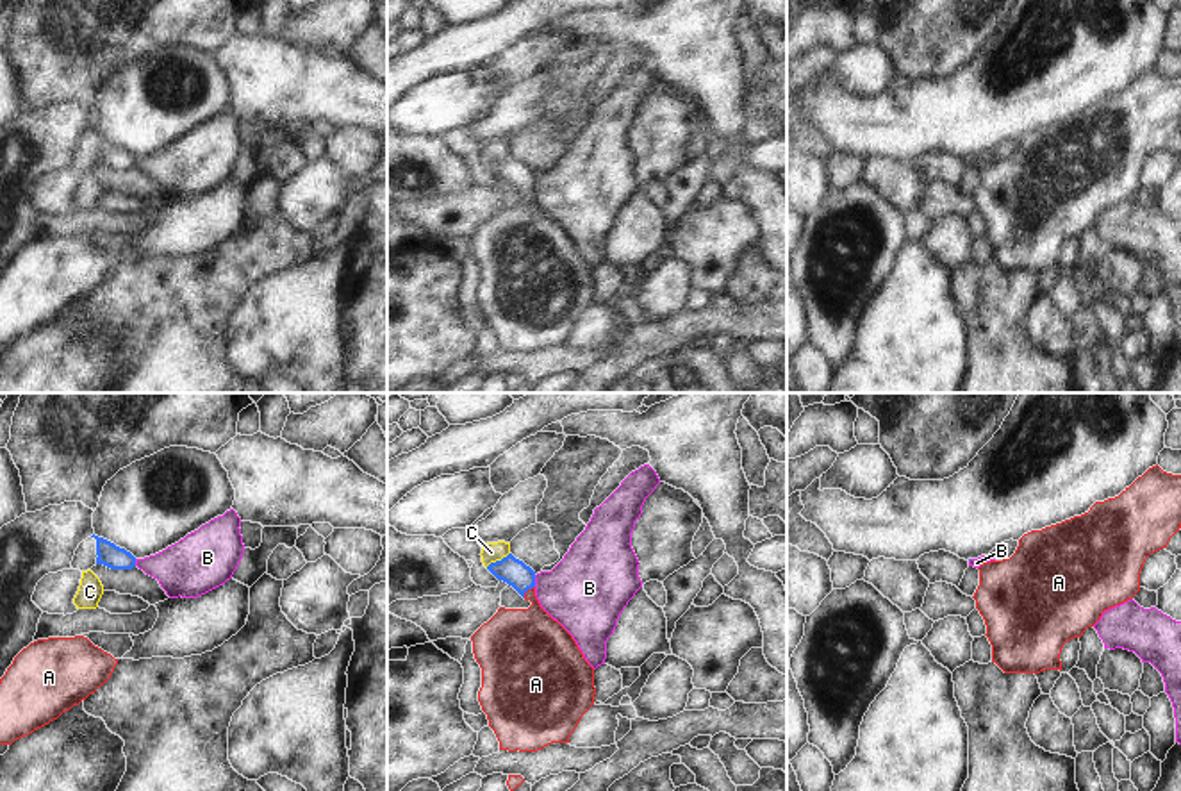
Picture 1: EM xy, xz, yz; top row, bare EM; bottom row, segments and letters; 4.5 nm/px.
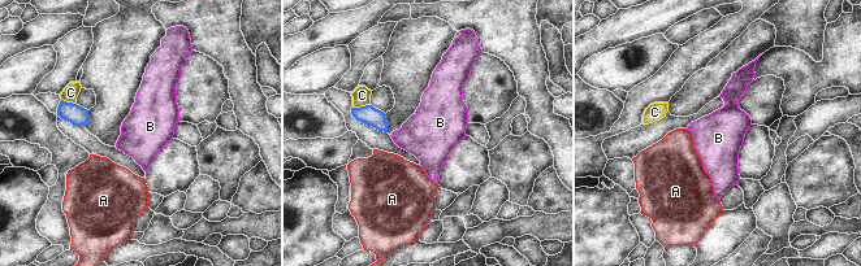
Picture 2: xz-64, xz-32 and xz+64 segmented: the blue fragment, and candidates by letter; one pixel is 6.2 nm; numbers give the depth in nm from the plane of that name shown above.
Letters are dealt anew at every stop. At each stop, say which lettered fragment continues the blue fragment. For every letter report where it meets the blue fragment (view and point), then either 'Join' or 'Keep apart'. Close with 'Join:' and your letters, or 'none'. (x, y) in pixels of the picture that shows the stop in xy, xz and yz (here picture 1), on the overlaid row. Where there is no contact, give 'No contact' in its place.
A: Touches blue at xz (527, 590). Join
B: Touches blue at xz (534, 581). Keep apart
C: Touches blue at xz (496, 561). Keep apart
Join: A

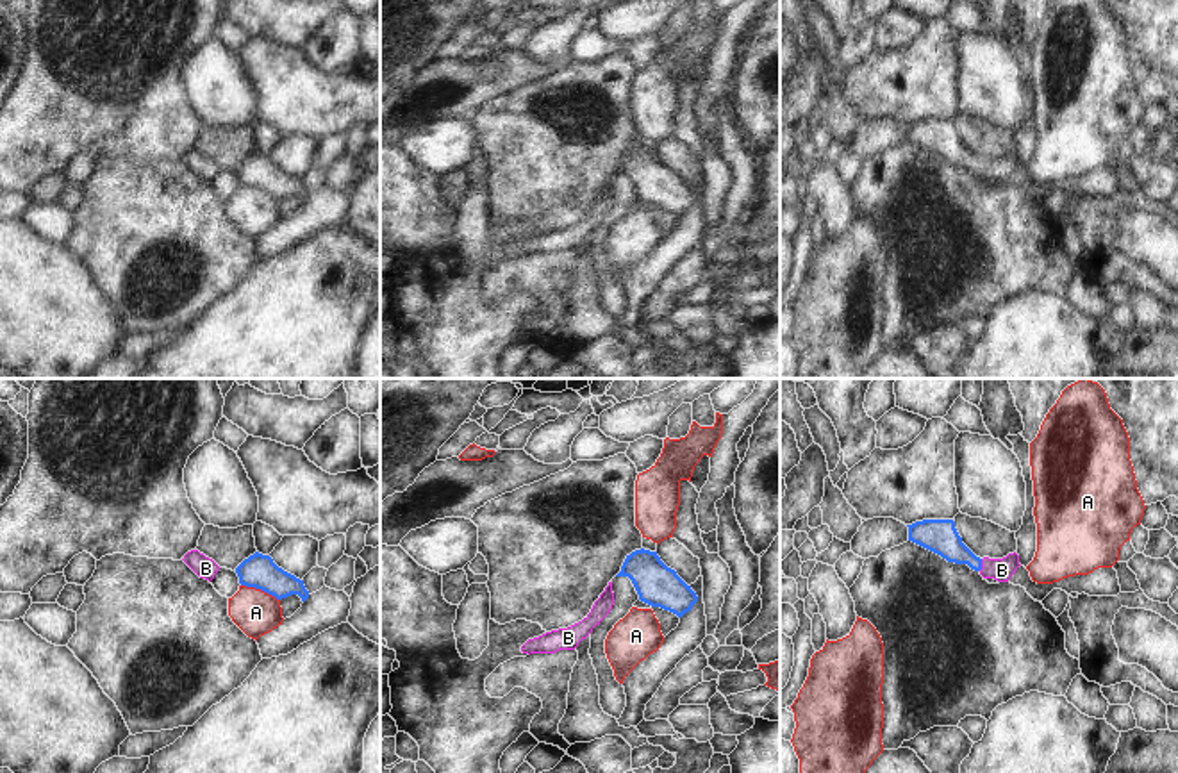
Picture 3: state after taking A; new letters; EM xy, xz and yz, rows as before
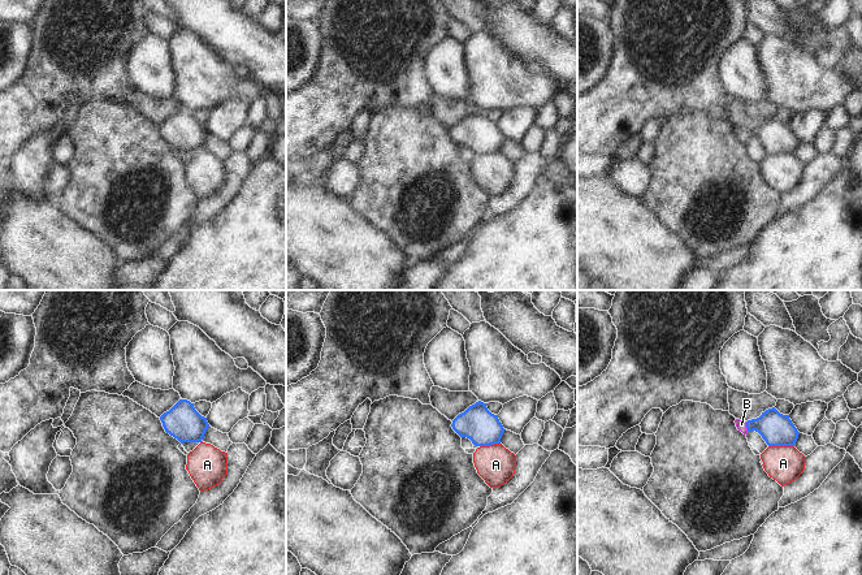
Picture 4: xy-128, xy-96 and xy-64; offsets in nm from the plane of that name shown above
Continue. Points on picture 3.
A: Touches blue at xy (261, 590). Keep apart
B: Touches blue at yz (980, 565). Join
Join: B

